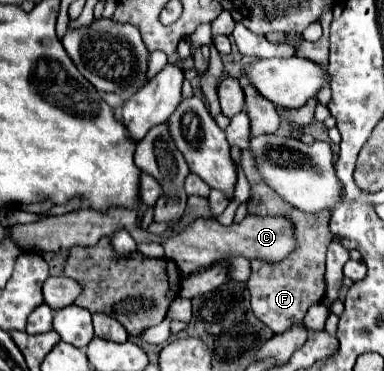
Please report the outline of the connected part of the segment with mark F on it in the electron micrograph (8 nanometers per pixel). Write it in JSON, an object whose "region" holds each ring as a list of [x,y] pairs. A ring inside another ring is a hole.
{"region":[[[250,149],[242,153],[242,163],[248,181],[252,183],[252,195],[250,195],[250,213],[258,215],[286,215],[296,229],[296,239],[298,247],[292,255],[288,255],[280,263],[264,263],[264,261],[254,261],[252,263],[252,277],[248,279],[248,289],[252,291],[252,311],[254,315],[266,323],[274,333],[284,333],[292,325],[302,323],[308,307],[312,303],[322,301],[322,295],[326,291],[324,283],[324,259],[326,259],[326,249],[332,241],[330,233],[330,213],[320,211],[318,215],[308,215],[304,211],[298,211],[296,207],[290,207],[282,199],[278,199],[276,191],[270,191],[266,183],[262,183],[262,177],[258,171],[254,171],[254,155],[250,155]]]}

